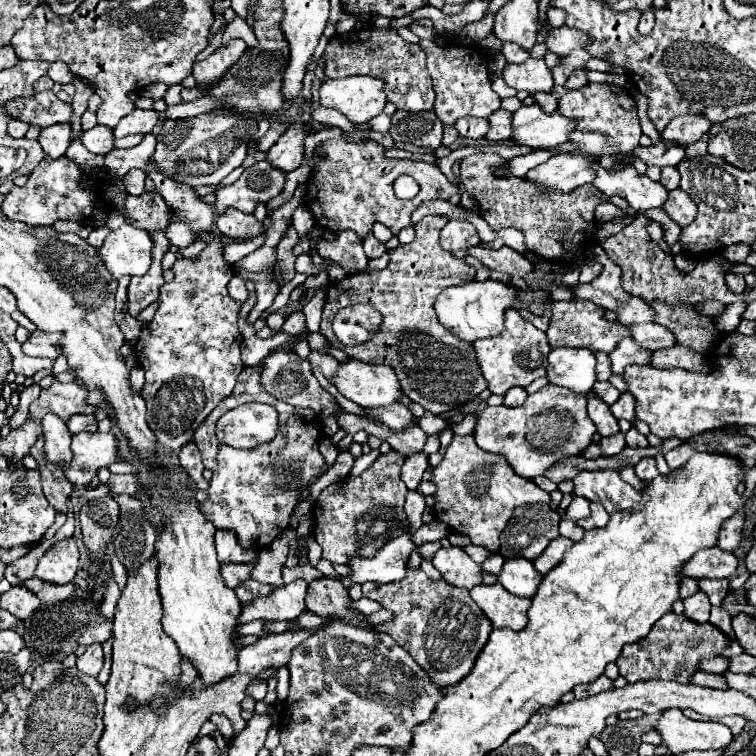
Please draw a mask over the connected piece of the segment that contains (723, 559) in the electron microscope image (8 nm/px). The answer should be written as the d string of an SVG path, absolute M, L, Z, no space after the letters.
M718 546L710 550L700 550L686 564L686 576L692 578L730 578L738 570L738 558L734 552L720 550Z

